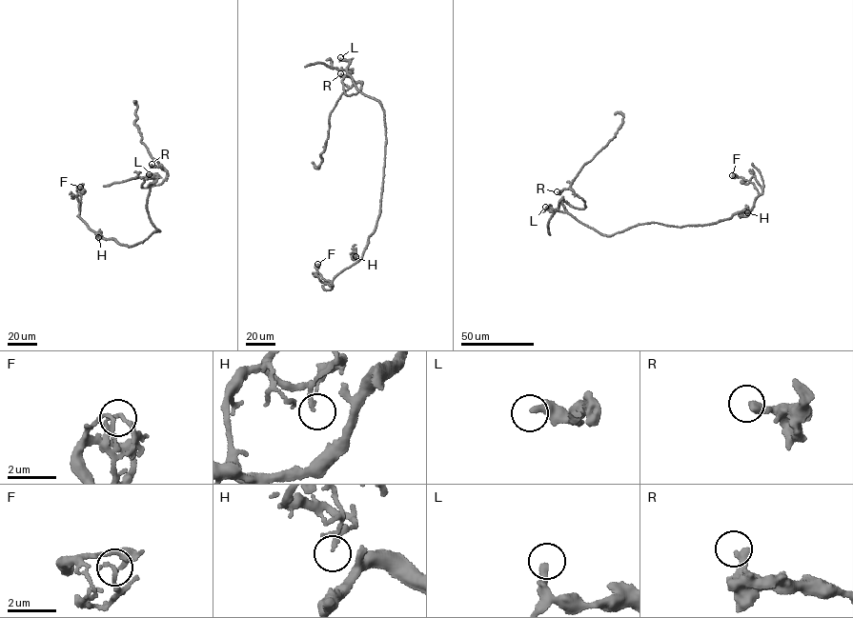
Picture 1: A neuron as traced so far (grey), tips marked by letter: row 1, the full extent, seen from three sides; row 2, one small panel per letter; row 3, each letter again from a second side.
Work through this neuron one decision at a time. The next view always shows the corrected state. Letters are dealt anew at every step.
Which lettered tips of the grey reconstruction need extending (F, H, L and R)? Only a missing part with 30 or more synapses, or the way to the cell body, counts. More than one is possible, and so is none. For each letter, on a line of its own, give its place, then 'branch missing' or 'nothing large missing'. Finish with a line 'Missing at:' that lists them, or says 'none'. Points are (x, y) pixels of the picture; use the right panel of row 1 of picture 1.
F: at (732, 175); nothing large missing
H: at (747, 212); nothing large missing
L: at (545, 207); nothing large missing
R: at (557, 191); nothing large missing
Missing at: none

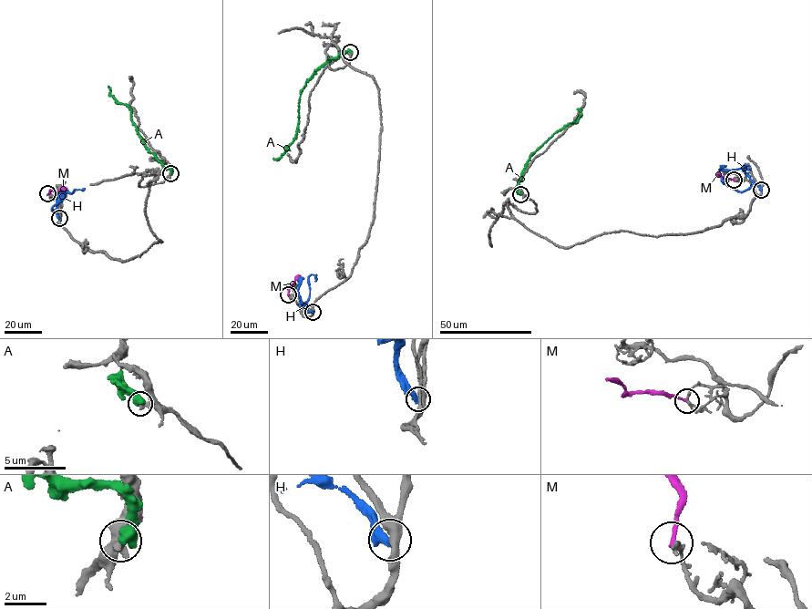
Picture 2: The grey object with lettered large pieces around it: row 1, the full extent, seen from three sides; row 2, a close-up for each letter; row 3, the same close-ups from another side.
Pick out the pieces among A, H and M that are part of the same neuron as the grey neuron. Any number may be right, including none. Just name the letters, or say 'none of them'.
none of them

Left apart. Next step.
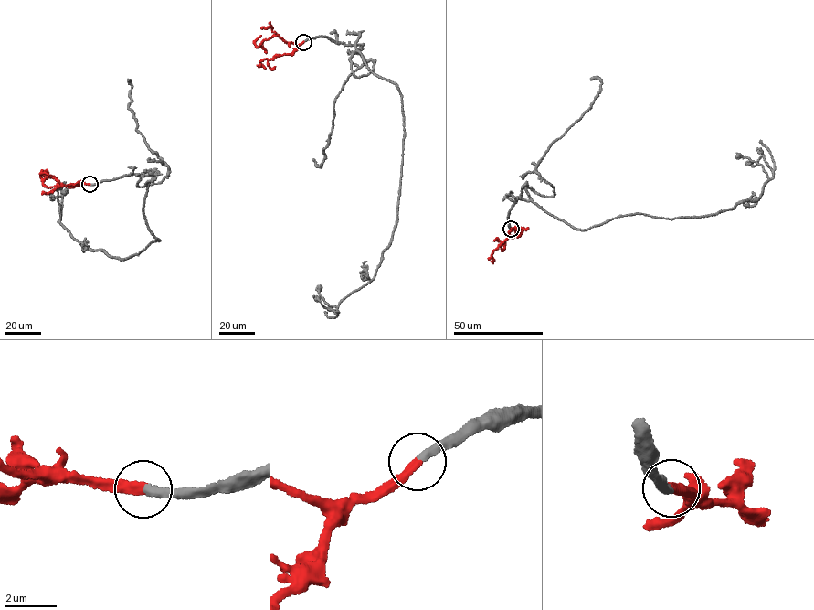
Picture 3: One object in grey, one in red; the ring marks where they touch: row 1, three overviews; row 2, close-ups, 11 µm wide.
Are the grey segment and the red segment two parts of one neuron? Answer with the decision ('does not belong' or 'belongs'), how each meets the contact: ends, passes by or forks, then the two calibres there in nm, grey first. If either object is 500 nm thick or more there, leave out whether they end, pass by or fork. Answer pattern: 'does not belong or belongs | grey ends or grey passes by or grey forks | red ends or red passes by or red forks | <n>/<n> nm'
belongs | grey ends | red ends | 320/360 nm

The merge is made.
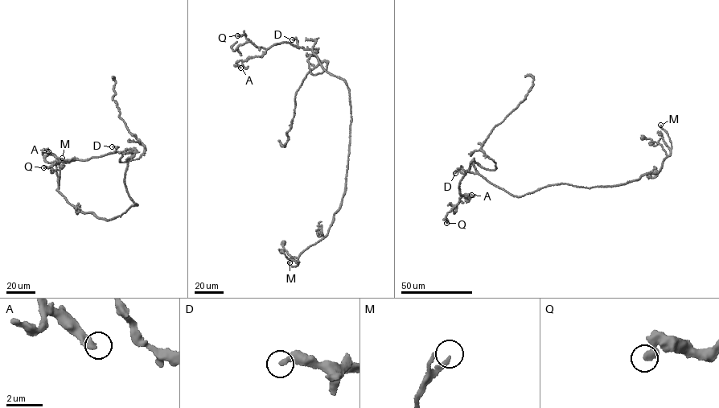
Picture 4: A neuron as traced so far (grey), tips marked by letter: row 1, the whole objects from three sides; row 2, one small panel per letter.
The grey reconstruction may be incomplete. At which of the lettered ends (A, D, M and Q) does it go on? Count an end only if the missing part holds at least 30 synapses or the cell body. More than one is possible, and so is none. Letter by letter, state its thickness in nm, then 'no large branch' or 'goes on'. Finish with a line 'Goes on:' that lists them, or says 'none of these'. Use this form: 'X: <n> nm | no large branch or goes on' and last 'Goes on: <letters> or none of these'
A: 400 nm | no large branch
D: 300 nm | no large branch
M: 200 nm | goes on
Q: 440 nm | no large branch
Goes on: M

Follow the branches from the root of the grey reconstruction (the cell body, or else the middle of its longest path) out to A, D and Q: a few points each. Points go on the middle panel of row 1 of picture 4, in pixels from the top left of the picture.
A: (341, 78), (322, 68), (314, 53), (318, 48), (286, 42), (274, 44), (261, 56), (238, 61), (240, 68)
D: (341, 78), (322, 68), (314, 53), (318, 48), (298, 47), (296, 39), (292, 39)
Q: (341, 78), (322, 68), (314, 53), (318, 48), (281, 42), (263, 48), (254, 45), (244, 34), (237, 35)

